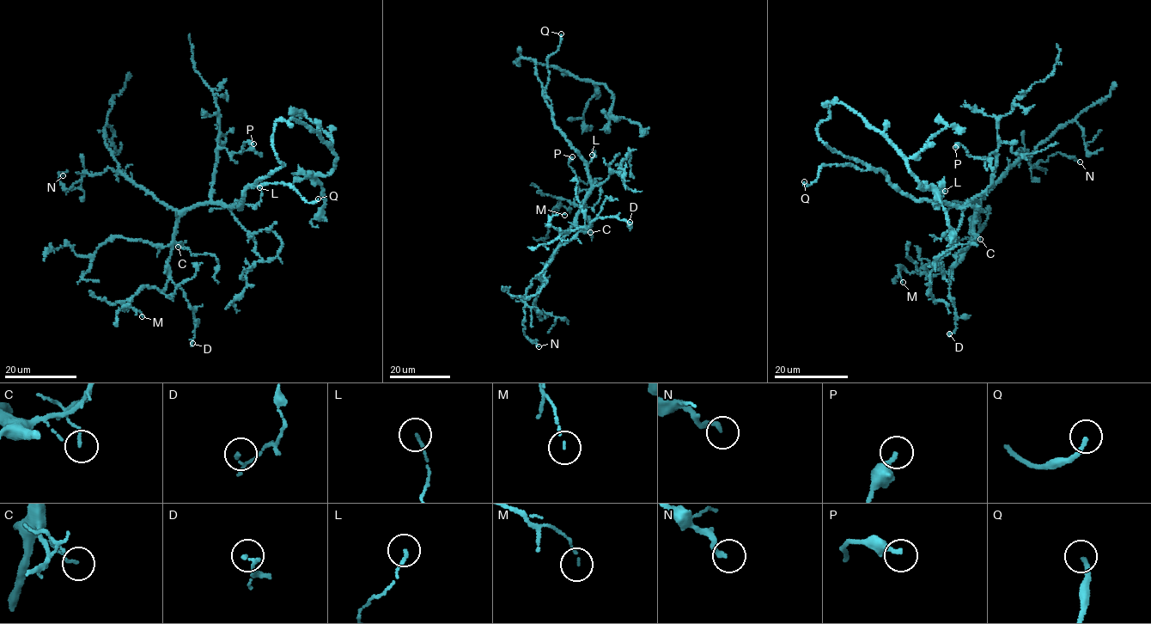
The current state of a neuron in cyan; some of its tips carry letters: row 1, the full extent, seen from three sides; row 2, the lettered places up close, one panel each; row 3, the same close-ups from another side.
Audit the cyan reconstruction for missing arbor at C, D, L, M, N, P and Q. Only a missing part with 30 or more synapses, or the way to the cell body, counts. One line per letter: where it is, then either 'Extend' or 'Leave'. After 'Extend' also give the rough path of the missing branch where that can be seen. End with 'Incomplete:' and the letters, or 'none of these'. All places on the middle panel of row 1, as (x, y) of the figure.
C: Place: (590, 232). Leave
D: Place: (630, 222). Leave
L: Place: (592, 155). Leave
M: Place: (564, 215). Leave
N: Place: (538, 346). Leave
P: Place: (572, 156). Leave
Q: Place: (561, 33). Extend
Incomplete: Q

